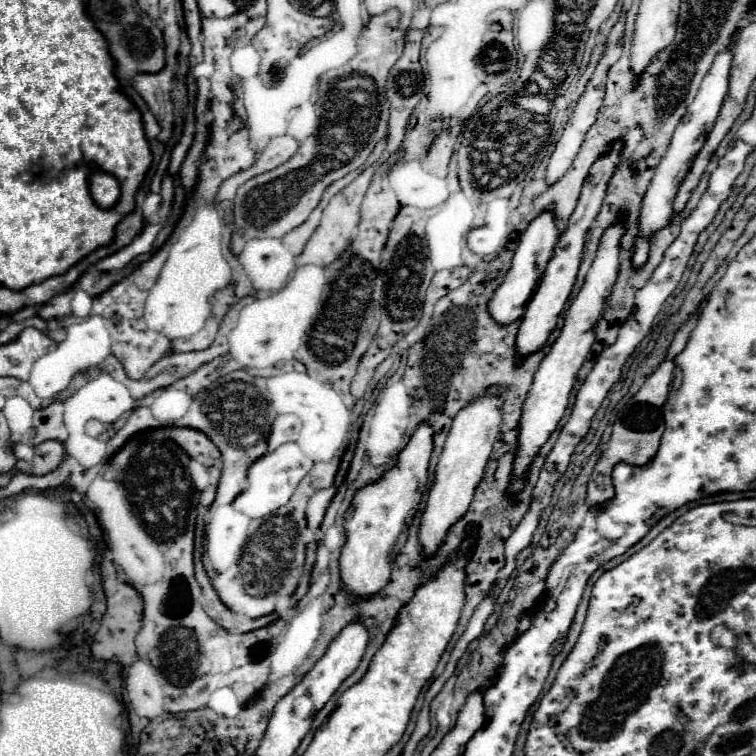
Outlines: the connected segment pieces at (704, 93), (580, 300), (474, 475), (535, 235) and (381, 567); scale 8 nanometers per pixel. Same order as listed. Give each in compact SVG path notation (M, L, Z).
M724 49L724 51L720 51L714 57L714 63L712 63L710 71L706 73L706 77L700 83L700 89L698 89L696 99L688 105L688 111L686 111L684 119L680 121L680 125L676 127L664 159L656 167L656 175L654 175L654 179L652 179L652 183L650 183L646 195L644 195L642 209L640 209L640 233L638 233L638 239L636 239L634 259L632 259L634 267L642 267L646 263L646 259L648 259L648 247L650 247L648 235L652 235L652 231L658 231L660 227L666 227L668 225L668 219L674 213L674 207L672 205L674 205L674 197L678 193L678 187L684 181L686 173L690 171L692 161L698 155L700 147L704 145L704 139L710 133L710 129L712 129L712 125L714 125L714 121L716 121L716 117L720 113L720 107L724 103L724 97L728 93L730 63L732 63L732 51L730 49Z
M620 211L618 219L610 227L606 227L606 231L602 233L600 243L598 243L598 251L596 251L596 259L584 279L584 285L564 315L564 327L534 375L534 383L532 383L528 399L524 403L522 421L520 421L520 459L516 459L516 471L512 471L512 475L516 475L516 487L520 487L520 479L524 479L526 469L530 467L534 457L538 455L540 447L546 443L548 435L556 429L560 417L564 415L576 373L580 371L582 363L586 361L586 357L590 353L590 347L594 343L594 327L606 309L606 301L608 301L612 285L618 277L620 251L622 251L620 241L624 237L624 233L626 233L626 211Z
M490 387L484 393L476 395L466 407L462 407L454 421L452 429L446 437L444 451L438 459L436 465L436 475L434 475L434 485L428 493L428 505L422 515L422 525L420 525L420 543L422 543L422 555L432 557L440 543L444 541L446 531L464 515L468 509L468 503L472 501L474 489L478 487L482 475L484 475L484 465L492 453L492 445L498 437L500 423L502 423L502 393L498 387Z
M544 211L540 213L536 219L530 221L528 229L520 235L518 239L518 247L514 251L514 259L512 259L512 267L510 271L506 273L502 285L494 291L490 303L488 303L488 311L490 315L498 321L498 323L512 323L512 319L520 319L524 315L524 309L534 293L534 289L538 287L540 279L542 279L542 273L544 273L544 267L548 263L548 259L552 257L552 249L562 233L562 227L564 223L552 213L552 211Z
M418 423L408 445L400 451L398 463L388 469L378 481L356 491L348 511L344 513L346 545L340 555L342 587L348 595L374 595L388 583L390 565L408 539L408 527L418 511L422 493L428 483L428 463L432 455L432 427Z

